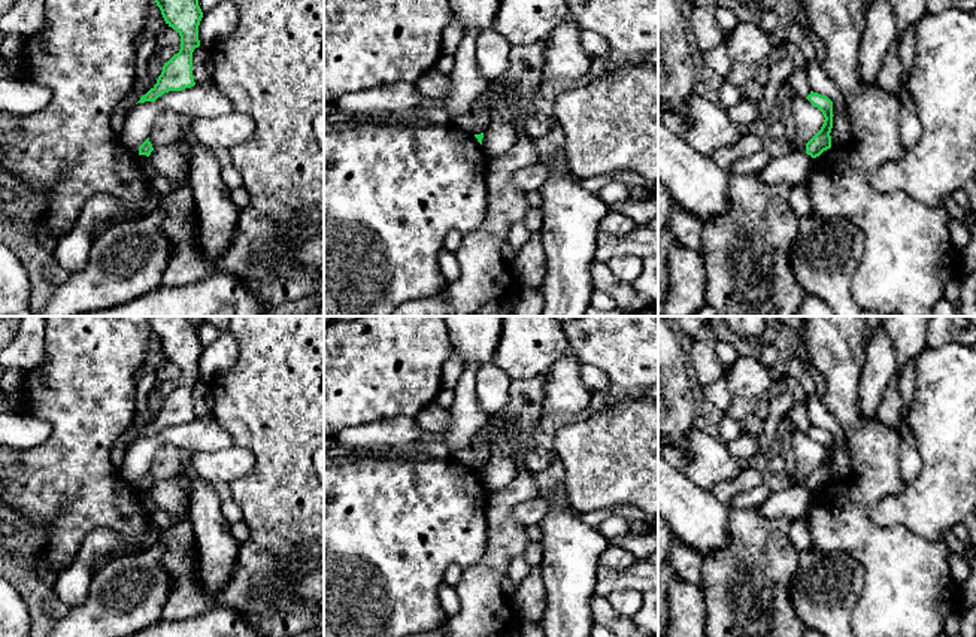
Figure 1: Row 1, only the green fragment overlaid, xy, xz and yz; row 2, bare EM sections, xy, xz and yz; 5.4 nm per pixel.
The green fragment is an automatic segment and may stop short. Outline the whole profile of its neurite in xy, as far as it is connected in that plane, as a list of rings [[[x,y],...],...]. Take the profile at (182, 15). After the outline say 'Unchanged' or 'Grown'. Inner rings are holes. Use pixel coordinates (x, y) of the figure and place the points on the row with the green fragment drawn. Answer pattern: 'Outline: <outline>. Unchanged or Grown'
Outline: [[[155,0],[169,27],[181,36],[181,49],[163,66],[157,84],[137,103],[155,101],[164,92],[182,91],[195,85],[193,52],[200,46],[198,25],[203,12],[198,0]]]. Unchanged

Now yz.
Outline: [[[810,91],[806,97],[824,115],[821,130],[806,143],[806,154],[812,158],[819,157],[824,151],[831,148],[831,128],[833,128],[833,101],[827,95]]]. Unchanged

